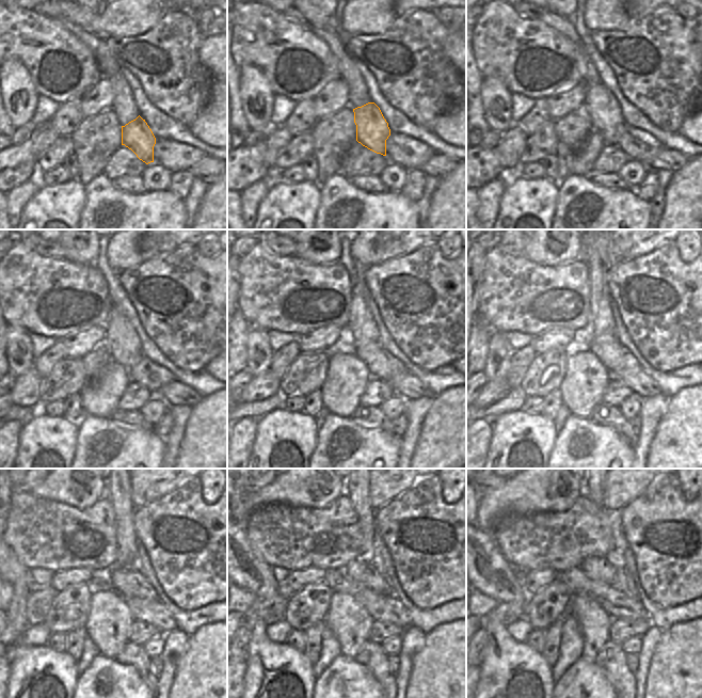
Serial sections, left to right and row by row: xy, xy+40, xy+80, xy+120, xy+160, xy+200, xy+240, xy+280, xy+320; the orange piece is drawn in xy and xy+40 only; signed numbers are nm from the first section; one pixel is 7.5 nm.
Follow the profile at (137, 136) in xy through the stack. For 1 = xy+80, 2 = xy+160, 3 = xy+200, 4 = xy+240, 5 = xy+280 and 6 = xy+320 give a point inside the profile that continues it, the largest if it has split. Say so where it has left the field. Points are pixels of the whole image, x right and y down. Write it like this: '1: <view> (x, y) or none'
1: xy+80 (605, 113)
2: xy+160 (361, 330)
3: xy+200 (602, 322)
4: xy+240 (118, 490)
5: xy+280 (357, 490)
6: xy+320 (594, 490)

